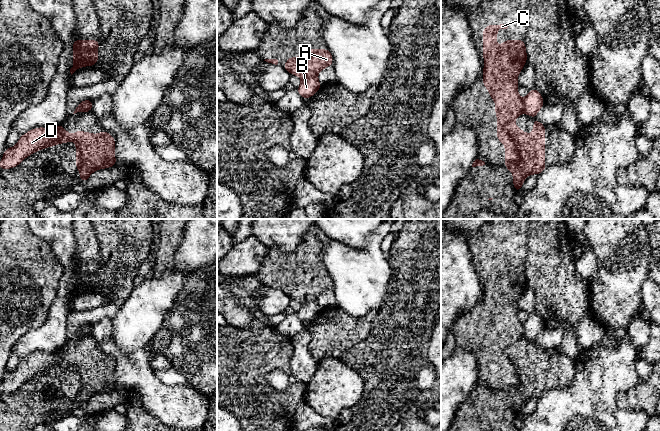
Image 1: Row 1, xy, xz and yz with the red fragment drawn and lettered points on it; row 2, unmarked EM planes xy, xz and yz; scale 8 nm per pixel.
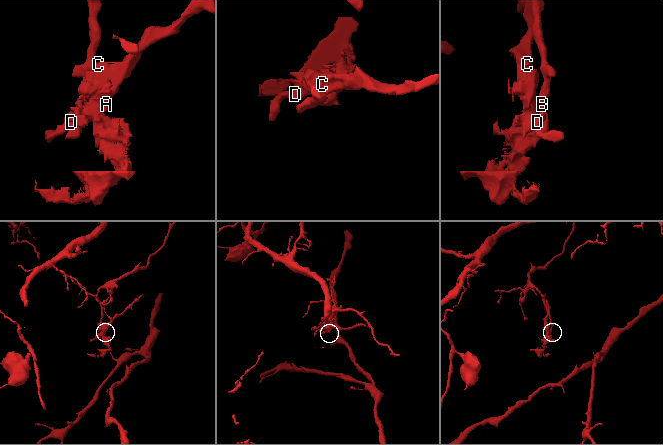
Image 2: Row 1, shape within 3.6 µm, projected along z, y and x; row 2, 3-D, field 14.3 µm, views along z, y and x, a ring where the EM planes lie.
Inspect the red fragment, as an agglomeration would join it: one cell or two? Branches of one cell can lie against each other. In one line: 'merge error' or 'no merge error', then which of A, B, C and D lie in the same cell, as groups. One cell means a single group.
merge error | A C D / B

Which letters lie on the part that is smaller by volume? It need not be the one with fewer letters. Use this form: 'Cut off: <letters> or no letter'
Cut off: A, C, D

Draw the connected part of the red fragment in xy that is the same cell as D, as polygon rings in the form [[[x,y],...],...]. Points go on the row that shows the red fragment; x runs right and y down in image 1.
[[[58,124],[52,128],[38,127],[21,135],[18,143],[13,148],[6,148],[0,161],[0,169],[10,169],[18,166],[27,156],[48,147],[53,147],[60,143],[68,143],[73,140],[76,143],[76,169],[80,171],[80,183],[84,183],[89,176],[98,169],[111,168],[118,162],[115,159],[115,139],[106,132],[99,132],[93,135],[91,132],[81,132],[76,129],[76,134],[72,136],[70,132],[65,132],[64,127]]]

